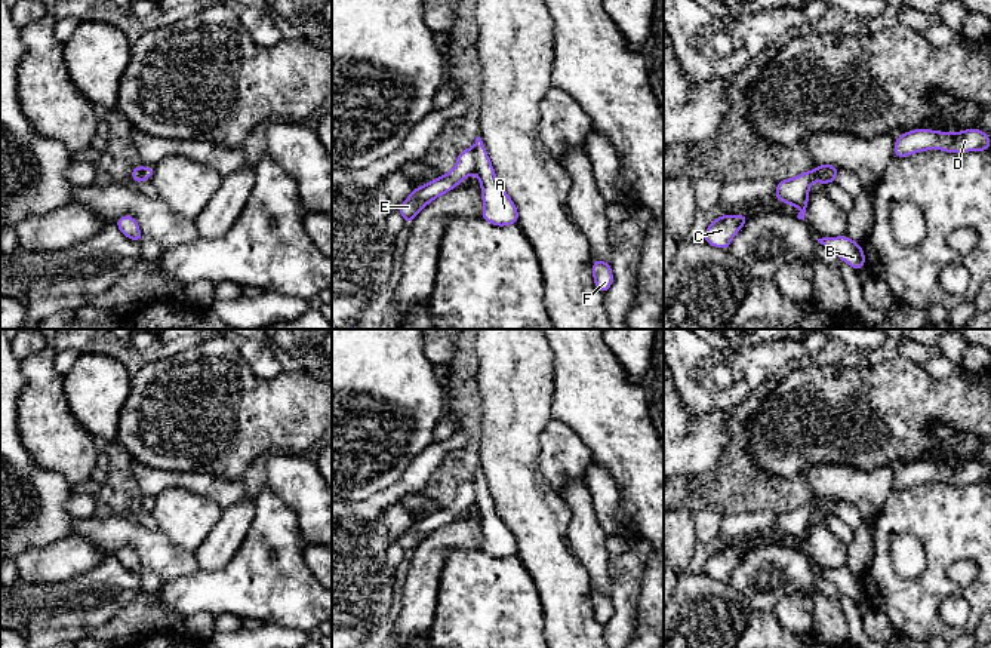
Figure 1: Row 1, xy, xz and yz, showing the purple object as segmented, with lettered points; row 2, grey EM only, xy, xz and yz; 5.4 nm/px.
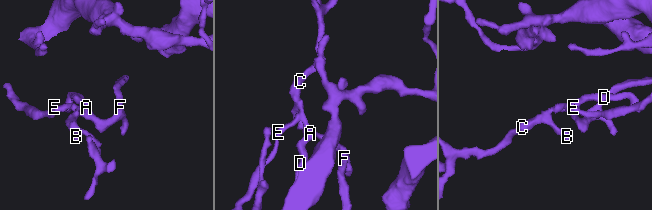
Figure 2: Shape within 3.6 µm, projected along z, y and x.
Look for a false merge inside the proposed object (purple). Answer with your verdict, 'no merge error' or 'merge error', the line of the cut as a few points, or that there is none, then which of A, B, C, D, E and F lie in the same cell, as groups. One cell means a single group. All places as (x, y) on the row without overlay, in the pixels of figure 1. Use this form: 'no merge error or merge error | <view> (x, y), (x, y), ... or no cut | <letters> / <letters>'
merge error | yz (836, 503), (822, 503), (815, 510) | A B C D F / E

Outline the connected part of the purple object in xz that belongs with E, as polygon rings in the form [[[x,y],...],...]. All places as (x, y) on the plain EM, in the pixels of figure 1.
[[[468,480],[459,485],[455,500],[444,509],[430,513],[424,519],[415,519],[412,526],[397,540],[406,558],[436,529],[456,520],[456,518],[476,504],[476,482]]]

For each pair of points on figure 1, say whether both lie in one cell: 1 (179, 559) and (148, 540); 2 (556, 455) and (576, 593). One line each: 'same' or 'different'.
1: same
2: different

